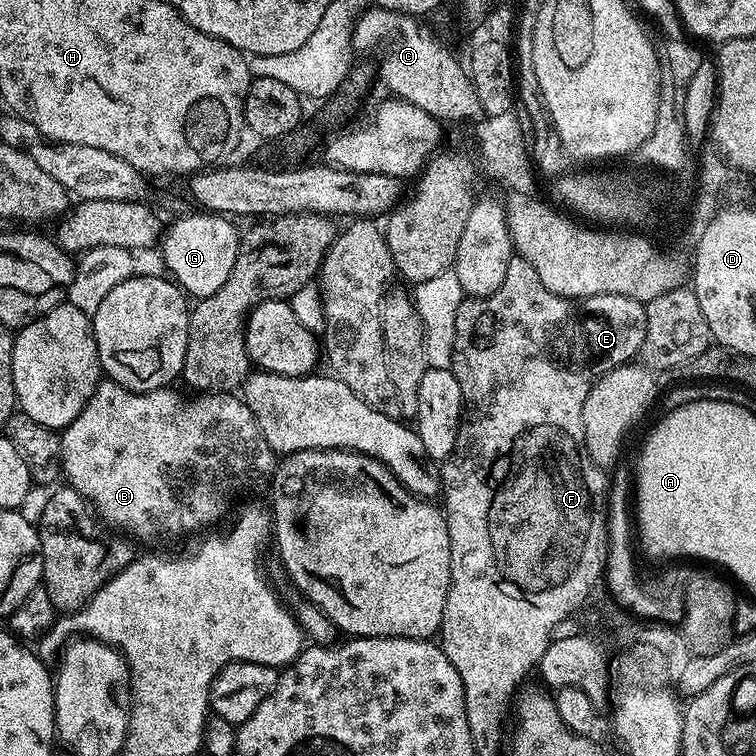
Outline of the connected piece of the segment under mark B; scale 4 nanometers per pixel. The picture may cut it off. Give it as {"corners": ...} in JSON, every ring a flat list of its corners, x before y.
{"corners":[[101,379,100,385,97,386,92,397,86,402,82,414,78,414,78,418,74,418,74,422,70,422,70,426,66,426,60,432,64,476,67,483,74,490,78,490,78,494,82,494,88,499,89,504,92,505,105,525,116,530,133,528,136,531,137,537,135,536,135,539,137,541,160,540,163,536,189,535,188,537,191,537,193,534,203,533,205,530,219,525,216,523,228,511,231,513,241,503,239,500,243,496,250,495,264,479,265,483,273,475,278,463,277,453,273,452,266,442,254,414,250,414,250,406,246,406,239,395,226,392,205,392,203,394,188,394,192,396,184,397,182,393,175,392,174,389,175,387,169,386,167,388,156,388,153,392,131,392,128,388,124,388,121,384,116,384,110,379]]}

